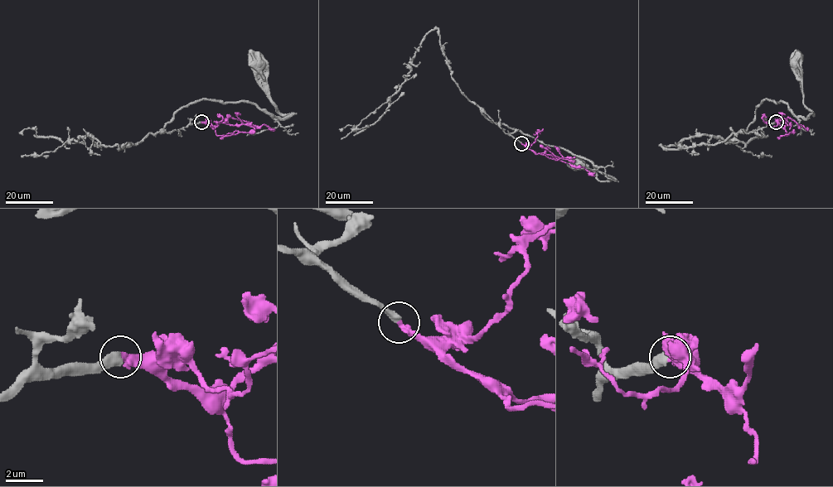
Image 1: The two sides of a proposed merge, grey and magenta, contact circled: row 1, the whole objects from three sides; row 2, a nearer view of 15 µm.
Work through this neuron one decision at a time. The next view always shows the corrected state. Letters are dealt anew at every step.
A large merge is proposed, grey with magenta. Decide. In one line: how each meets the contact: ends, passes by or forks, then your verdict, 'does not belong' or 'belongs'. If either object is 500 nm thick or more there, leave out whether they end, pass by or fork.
grey ends; magenta ends; belongs

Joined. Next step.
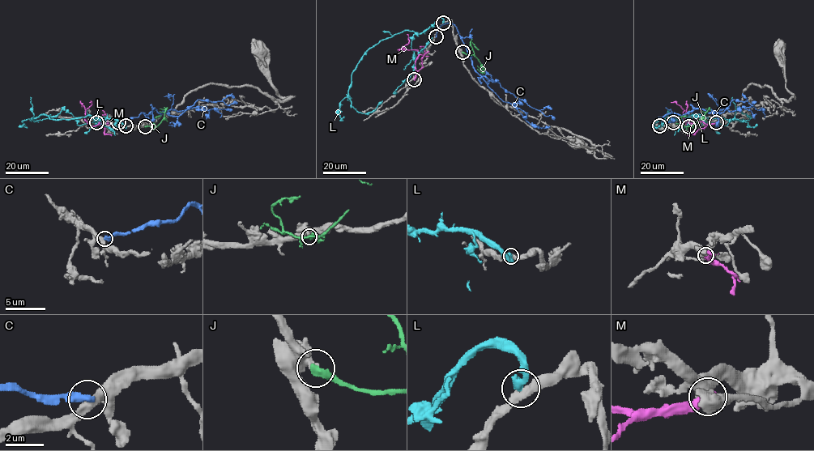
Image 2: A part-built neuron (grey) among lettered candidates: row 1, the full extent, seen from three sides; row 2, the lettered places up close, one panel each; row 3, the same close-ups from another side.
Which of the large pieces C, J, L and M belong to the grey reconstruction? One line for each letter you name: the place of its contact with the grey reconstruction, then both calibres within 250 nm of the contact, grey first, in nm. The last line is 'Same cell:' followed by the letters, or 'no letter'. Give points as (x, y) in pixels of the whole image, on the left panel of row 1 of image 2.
Same cell: no letter

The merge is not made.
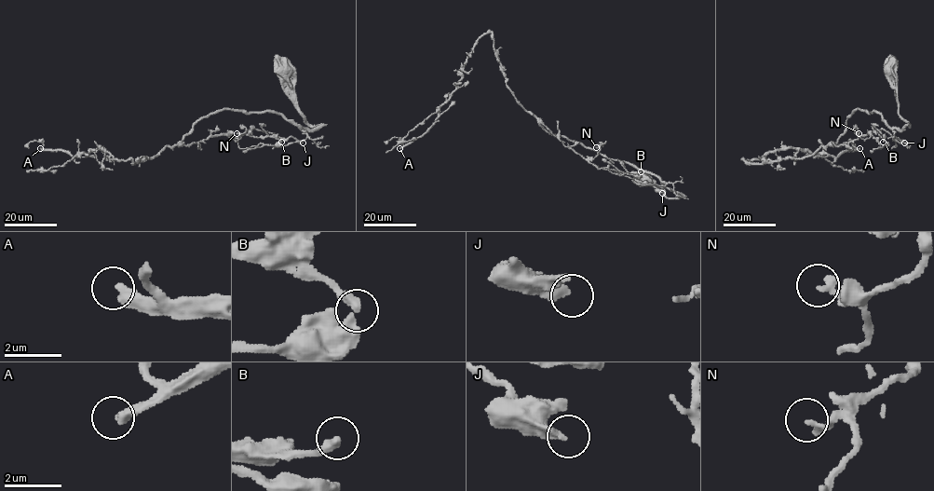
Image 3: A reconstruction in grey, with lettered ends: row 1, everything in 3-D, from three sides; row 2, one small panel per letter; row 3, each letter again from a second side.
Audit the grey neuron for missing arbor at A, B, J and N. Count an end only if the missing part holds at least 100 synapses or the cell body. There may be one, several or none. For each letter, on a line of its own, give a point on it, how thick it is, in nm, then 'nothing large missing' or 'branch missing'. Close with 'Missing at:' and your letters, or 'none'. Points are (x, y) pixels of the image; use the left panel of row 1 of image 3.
A: at (40, 148); 380 nm thick; branch missing
B: at (281, 142); 320 nm thick; nothing large missing
J: at (303, 143); 320 nm thick; nothing large missing
N: at (236, 133); 280 nm thick; nothing large missing
Missing at: A

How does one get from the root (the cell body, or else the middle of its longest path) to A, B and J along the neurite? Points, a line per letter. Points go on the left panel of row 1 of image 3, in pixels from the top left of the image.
A: (281, 66), (290, 99), (319, 128), (222, 109), (179, 145), (135, 163), (102, 148), (74, 156), (40, 148)
B: (281, 66), (290, 99), (319, 128), (222, 109), (201, 118), (180, 144), (223, 134), (281, 142)
J: (281, 66), (290, 99), (319, 128), (222, 109), (201, 118), (180, 144), (250, 129), (303, 143)

